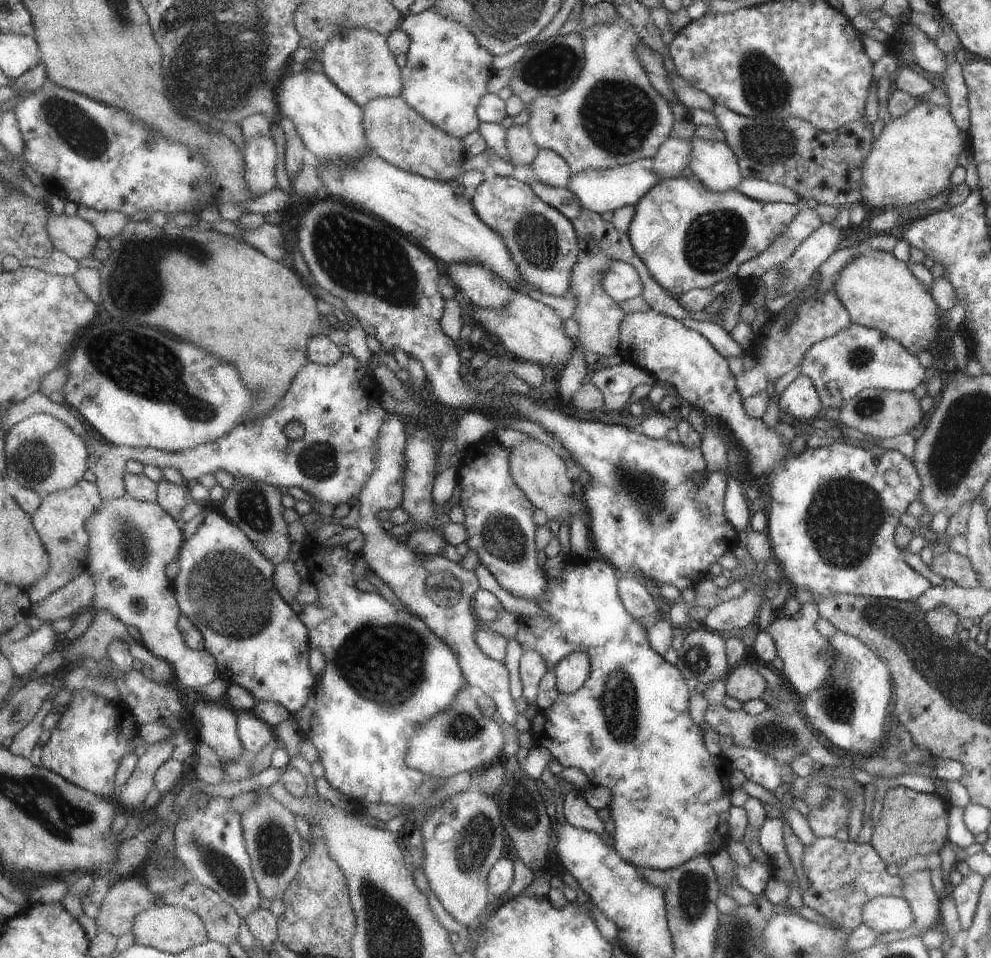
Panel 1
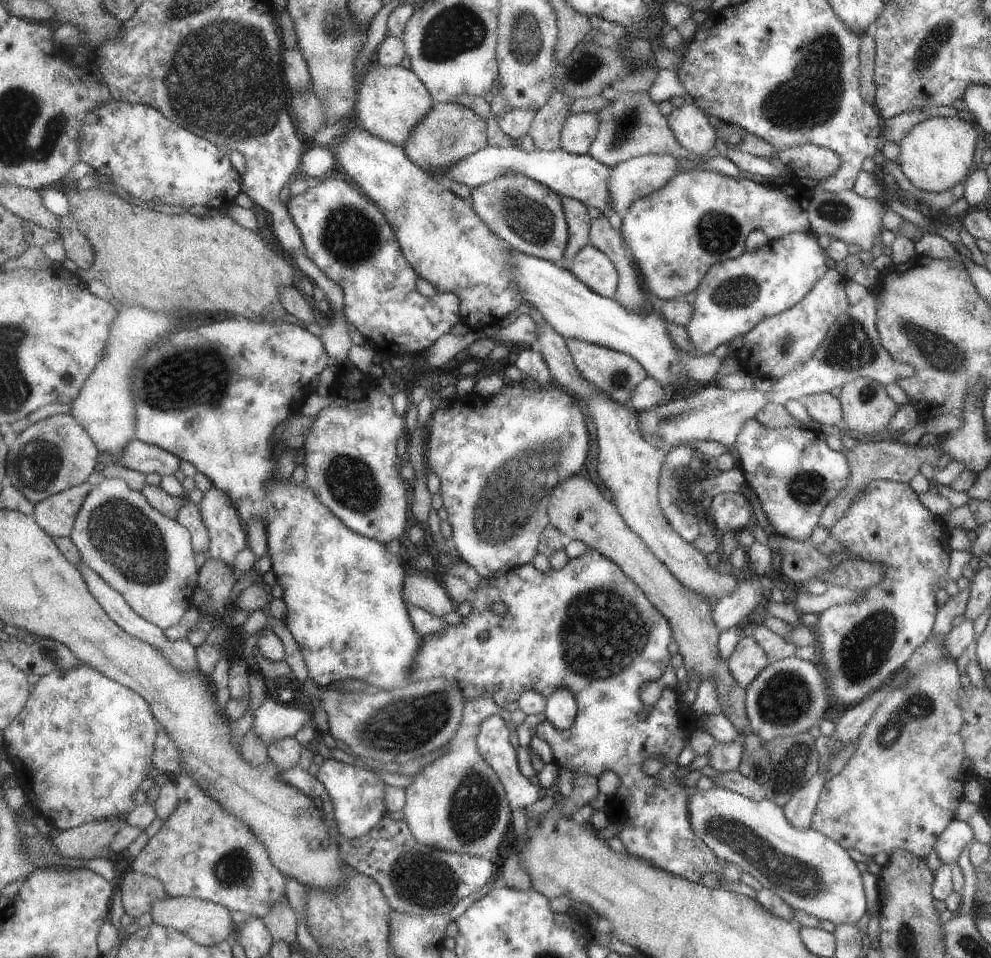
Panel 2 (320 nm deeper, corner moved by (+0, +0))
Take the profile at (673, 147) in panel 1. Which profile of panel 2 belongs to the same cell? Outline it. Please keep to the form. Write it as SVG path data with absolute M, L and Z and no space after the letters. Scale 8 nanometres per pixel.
M646 154L630 158L627 161L623 161L621 165L614 166L609 177L612 212L625 214L634 200L647 196L658 188L661 188L675 174L675 166L678 160L679 158L675 155Z

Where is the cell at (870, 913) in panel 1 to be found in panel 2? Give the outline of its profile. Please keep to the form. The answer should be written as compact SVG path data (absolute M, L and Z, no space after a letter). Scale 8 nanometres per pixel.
M695 787L686 800L687 818L691 832L706 844L717 859L738 866L745 874L753 876L762 887L772 890L793 910L815 916L819 921L828 920L835 926L855 925L865 914L865 896L861 873L847 851L836 842L814 831L811 827L797 830L786 821L782 809L769 799L755 802L730 790L711 787L700 791Z

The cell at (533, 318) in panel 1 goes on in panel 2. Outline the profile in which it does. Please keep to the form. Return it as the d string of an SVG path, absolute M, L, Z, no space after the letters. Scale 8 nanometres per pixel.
M568 338L566 341L582 376L623 405L627 405L625 403L630 401L631 391L634 386L637 386L647 377L643 366L629 355L579 339Z

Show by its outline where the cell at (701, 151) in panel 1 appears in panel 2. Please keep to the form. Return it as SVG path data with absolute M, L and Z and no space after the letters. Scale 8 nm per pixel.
M683 101L679 107L672 107L667 122L679 146L687 153L702 156L712 154L717 136L714 127L699 107Z

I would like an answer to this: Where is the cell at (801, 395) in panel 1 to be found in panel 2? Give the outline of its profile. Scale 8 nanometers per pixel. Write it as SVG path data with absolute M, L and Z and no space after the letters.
M811 393L799 398L812 421L821 425L837 425L842 422L842 410L837 397L830 393Z

